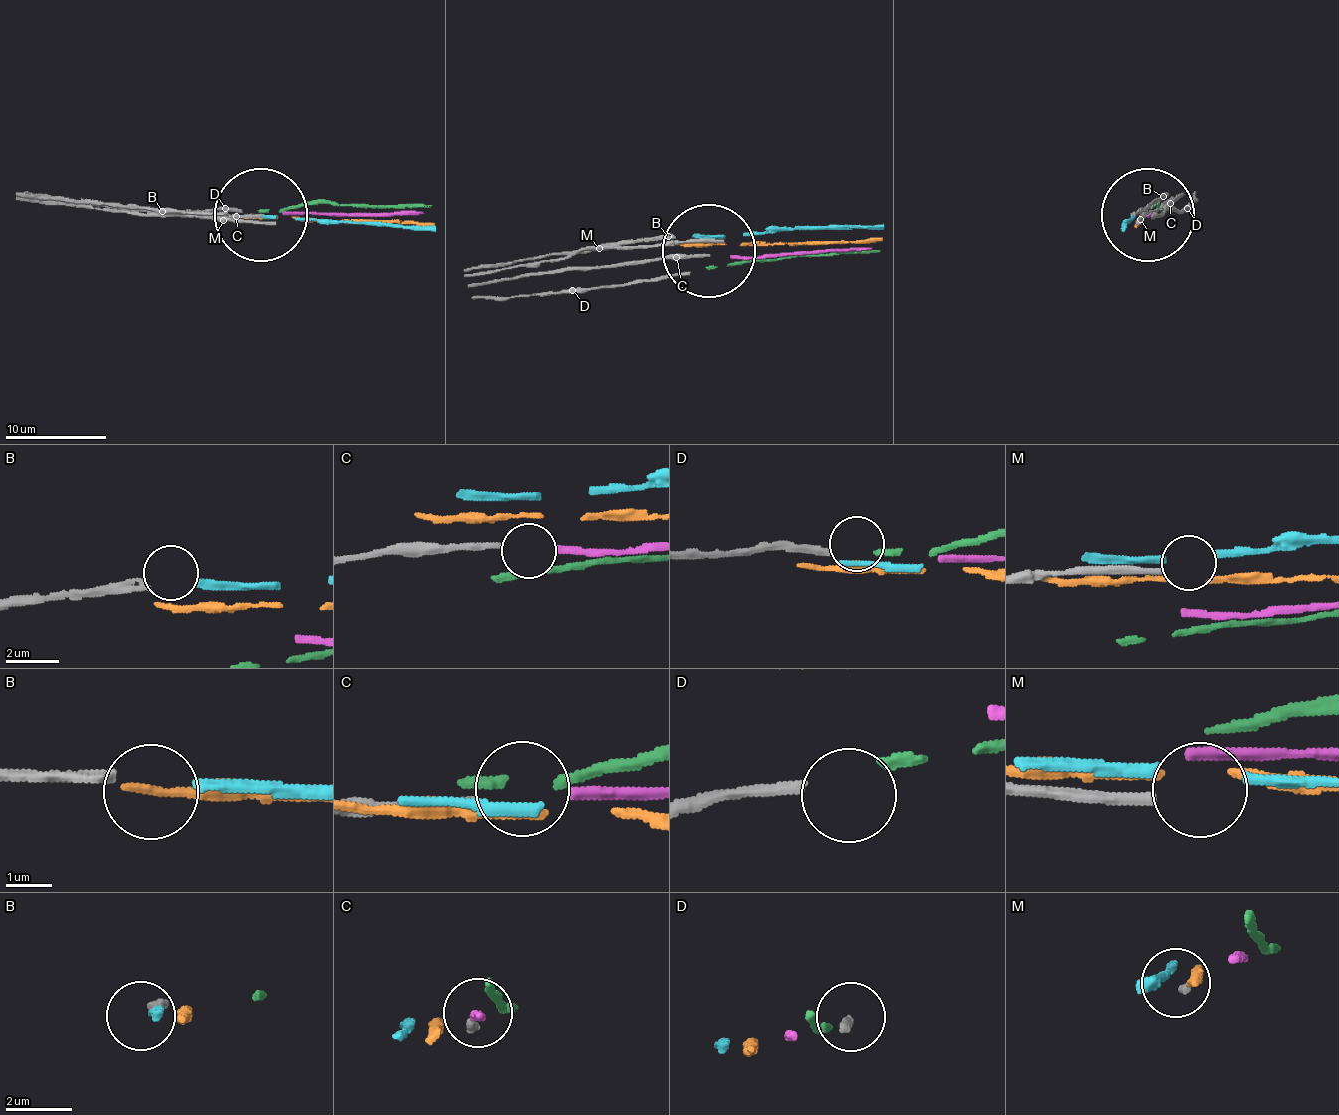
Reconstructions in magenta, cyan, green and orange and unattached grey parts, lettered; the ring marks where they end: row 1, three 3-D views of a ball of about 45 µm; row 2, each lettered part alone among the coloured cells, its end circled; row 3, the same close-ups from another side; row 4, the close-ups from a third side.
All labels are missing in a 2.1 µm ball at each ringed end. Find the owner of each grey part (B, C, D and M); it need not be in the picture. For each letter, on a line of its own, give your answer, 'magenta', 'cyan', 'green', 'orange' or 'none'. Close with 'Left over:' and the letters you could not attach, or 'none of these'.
B: cyan
C: magenta
D: green
M: none
Left over: M

